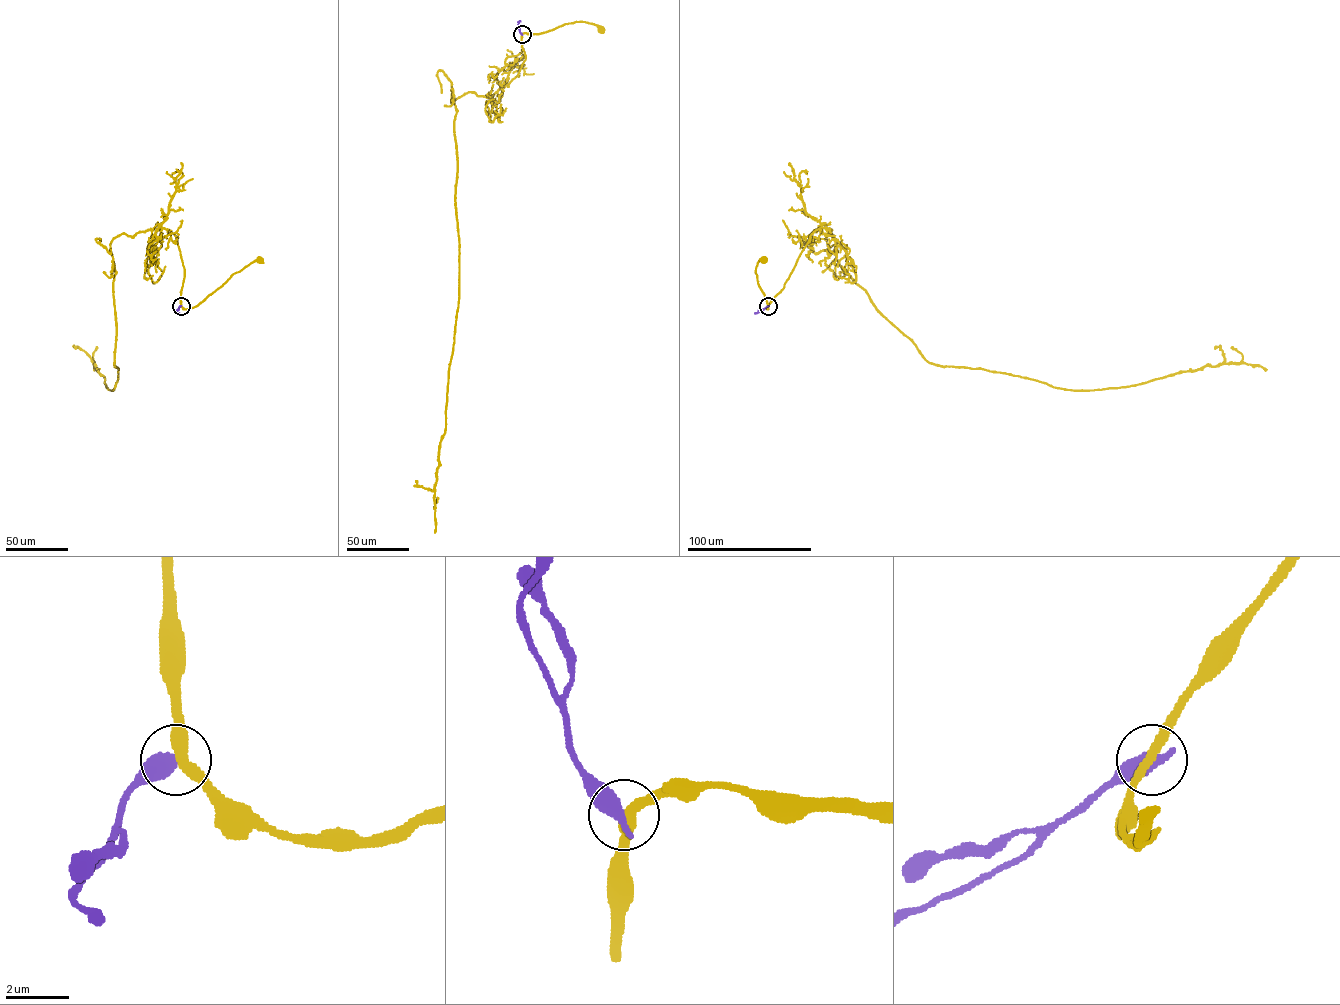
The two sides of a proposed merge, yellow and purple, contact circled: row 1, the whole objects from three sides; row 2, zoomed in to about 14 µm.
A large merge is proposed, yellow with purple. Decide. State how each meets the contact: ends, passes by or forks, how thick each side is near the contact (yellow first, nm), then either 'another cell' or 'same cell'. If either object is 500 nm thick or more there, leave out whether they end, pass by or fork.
calibres 320 and 550 nm; another cell

